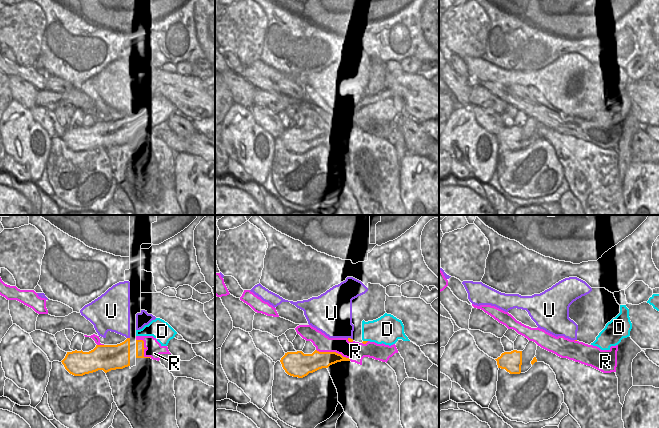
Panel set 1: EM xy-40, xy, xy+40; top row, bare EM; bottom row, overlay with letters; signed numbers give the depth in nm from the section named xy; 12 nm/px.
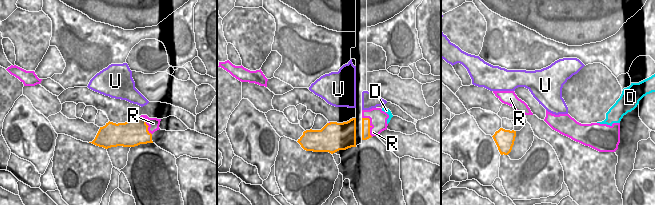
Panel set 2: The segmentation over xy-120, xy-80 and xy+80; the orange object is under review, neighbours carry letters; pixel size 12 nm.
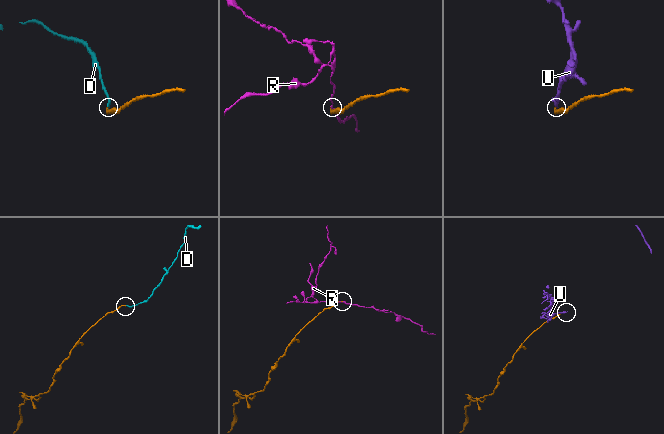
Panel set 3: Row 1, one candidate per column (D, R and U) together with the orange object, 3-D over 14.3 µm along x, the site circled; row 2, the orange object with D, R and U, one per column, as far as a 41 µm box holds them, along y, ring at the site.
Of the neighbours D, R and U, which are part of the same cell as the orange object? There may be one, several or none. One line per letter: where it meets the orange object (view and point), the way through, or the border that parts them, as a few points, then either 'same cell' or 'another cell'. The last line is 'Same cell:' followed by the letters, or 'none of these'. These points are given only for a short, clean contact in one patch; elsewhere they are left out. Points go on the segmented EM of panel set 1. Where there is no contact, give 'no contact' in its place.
D: contact xy (365, 341); same cell
R: contact xy (333, 352); another cell
U: contact xy-40 (128, 338); border xy-40 (127, 337), (129, 338); another cell
Same cell: D

